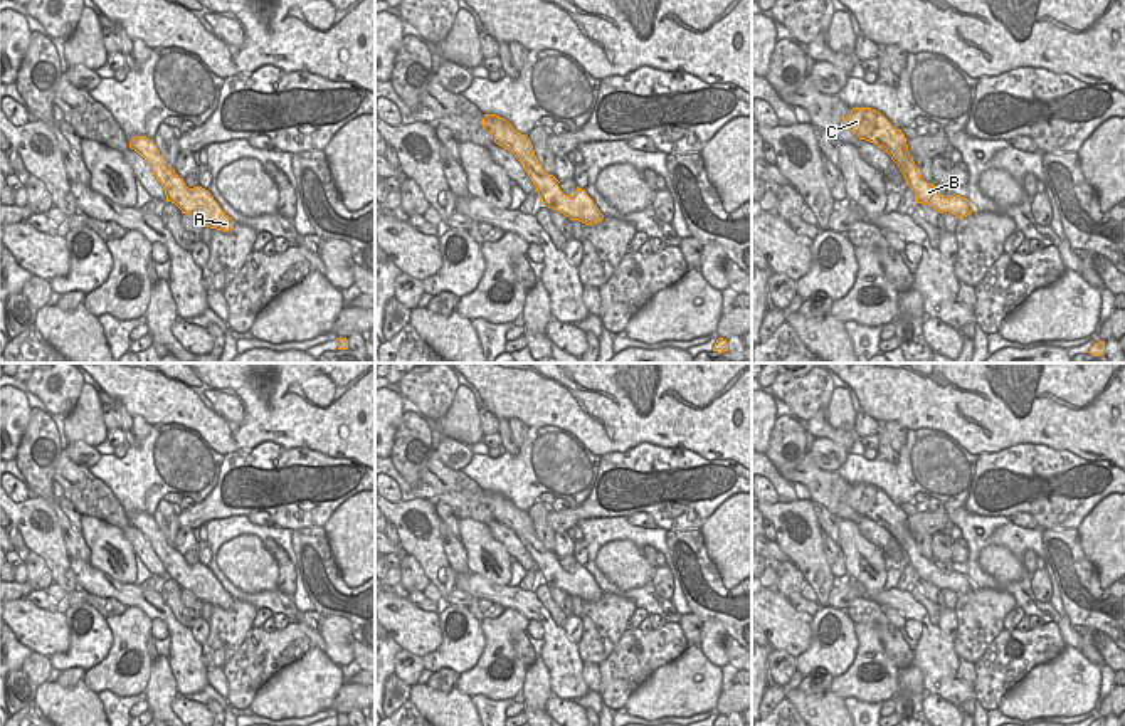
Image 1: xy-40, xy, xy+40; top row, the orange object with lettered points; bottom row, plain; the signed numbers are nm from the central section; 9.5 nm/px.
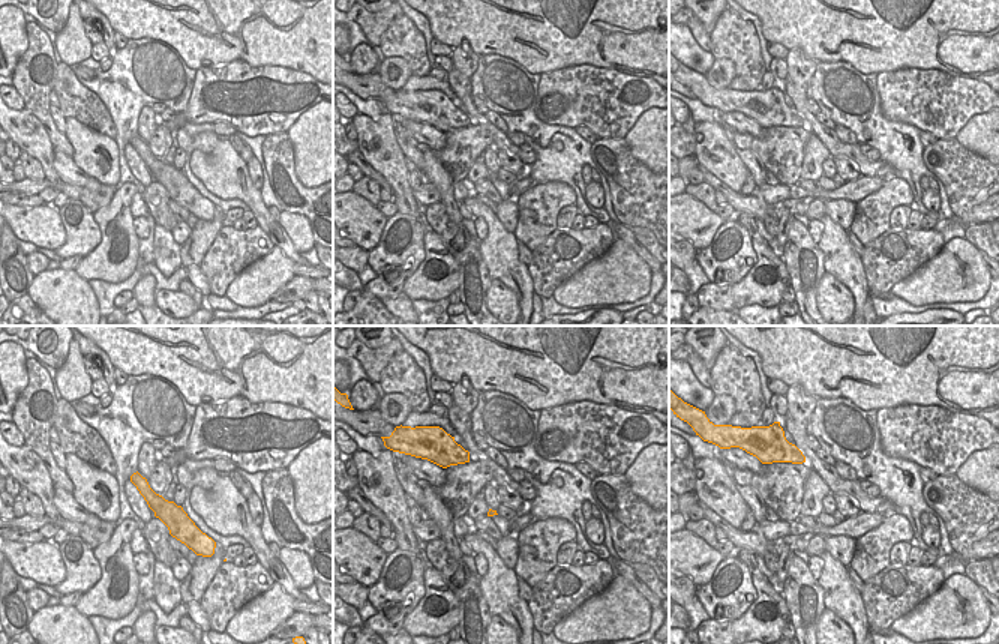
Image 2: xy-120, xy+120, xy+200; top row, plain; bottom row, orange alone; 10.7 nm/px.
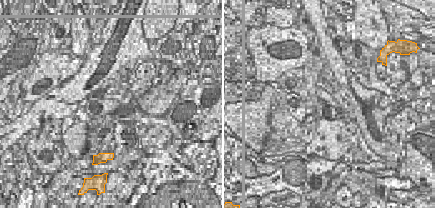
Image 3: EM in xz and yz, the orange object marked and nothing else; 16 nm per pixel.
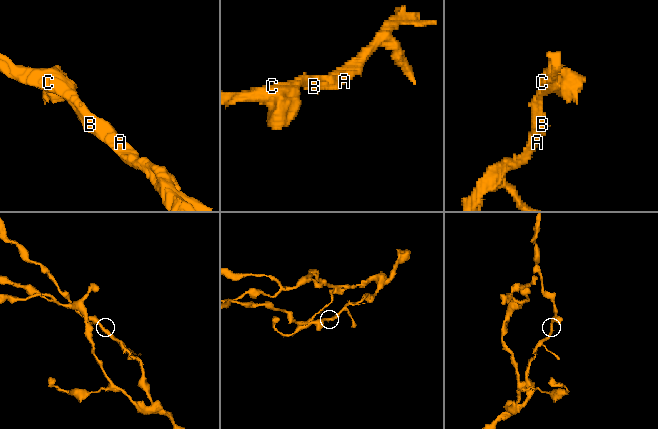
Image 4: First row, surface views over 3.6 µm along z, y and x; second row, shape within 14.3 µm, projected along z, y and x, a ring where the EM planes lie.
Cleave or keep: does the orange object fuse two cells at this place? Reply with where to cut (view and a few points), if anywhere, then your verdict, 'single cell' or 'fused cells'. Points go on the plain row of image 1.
no cut; single cell

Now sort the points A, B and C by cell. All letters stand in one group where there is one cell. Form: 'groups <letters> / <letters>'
groups A B C

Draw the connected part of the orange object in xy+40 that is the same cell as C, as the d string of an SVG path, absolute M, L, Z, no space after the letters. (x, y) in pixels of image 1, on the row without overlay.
M853 484L851 489L842 494L841 502L853 508L859 516L866 516L885 529L898 541L908 563L916 571L916 580L933 583L937 588L948 588L957 595L970 592L974 583L960 571L950 575L942 573L933 560L927 560L908 528L906 514L901 506L896 506L879 487L871 484Z

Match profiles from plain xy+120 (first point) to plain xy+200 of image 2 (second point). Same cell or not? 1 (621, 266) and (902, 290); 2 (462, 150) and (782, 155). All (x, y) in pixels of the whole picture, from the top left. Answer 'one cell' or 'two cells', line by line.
1: one cell
2: one cell

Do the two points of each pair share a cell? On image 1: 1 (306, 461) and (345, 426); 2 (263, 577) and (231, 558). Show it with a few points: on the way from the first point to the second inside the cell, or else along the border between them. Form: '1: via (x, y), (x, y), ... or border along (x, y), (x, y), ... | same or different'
1: border along (279, 444), (357, 461) | different
2: via (254, 570), (239, 560) | same

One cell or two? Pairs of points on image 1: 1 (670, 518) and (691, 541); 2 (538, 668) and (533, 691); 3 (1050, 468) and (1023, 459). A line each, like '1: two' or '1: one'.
1: two
2: one
3: one

